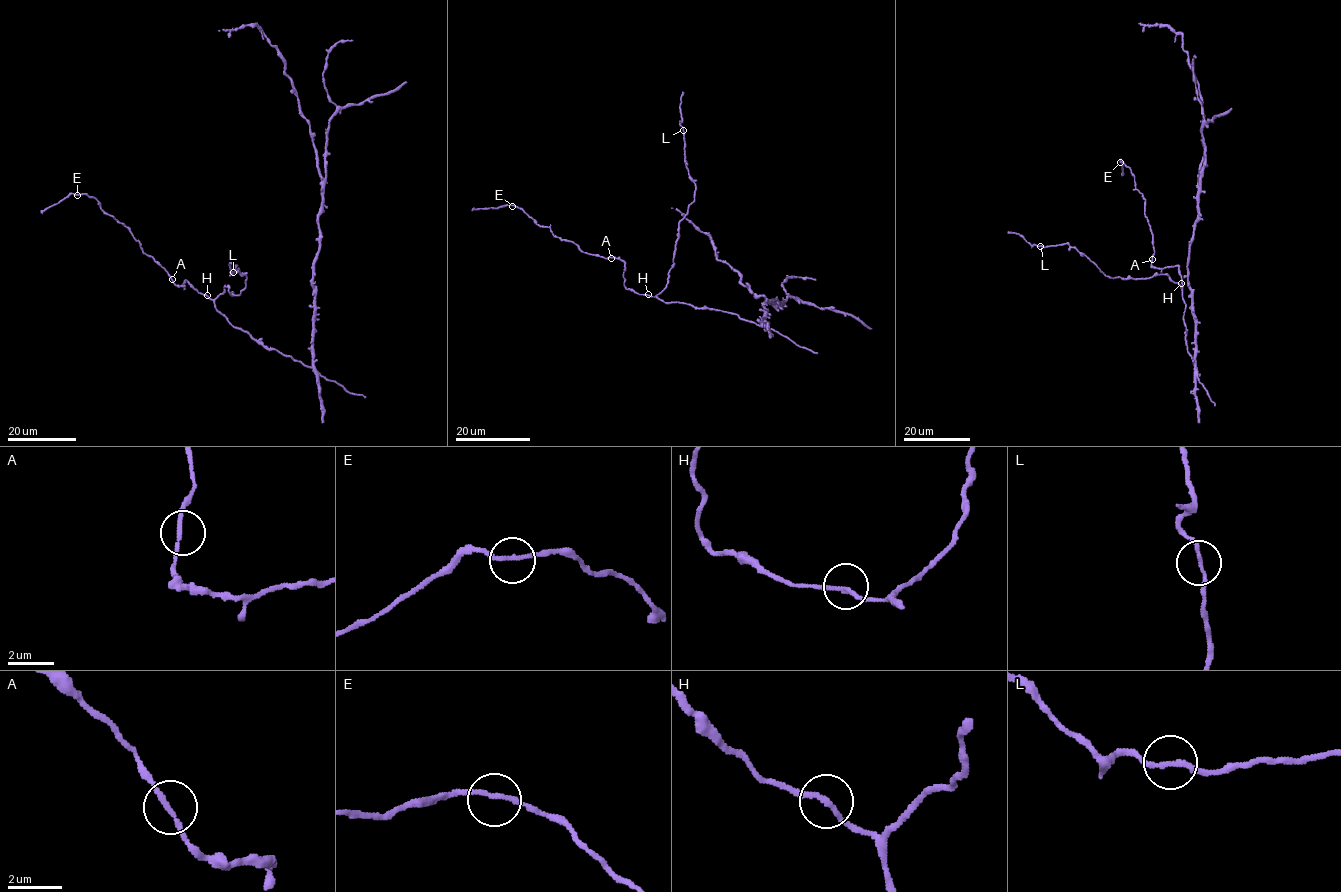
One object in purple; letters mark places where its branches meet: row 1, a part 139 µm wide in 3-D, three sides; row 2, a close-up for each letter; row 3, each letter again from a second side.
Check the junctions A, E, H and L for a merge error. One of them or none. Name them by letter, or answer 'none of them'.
none of them

